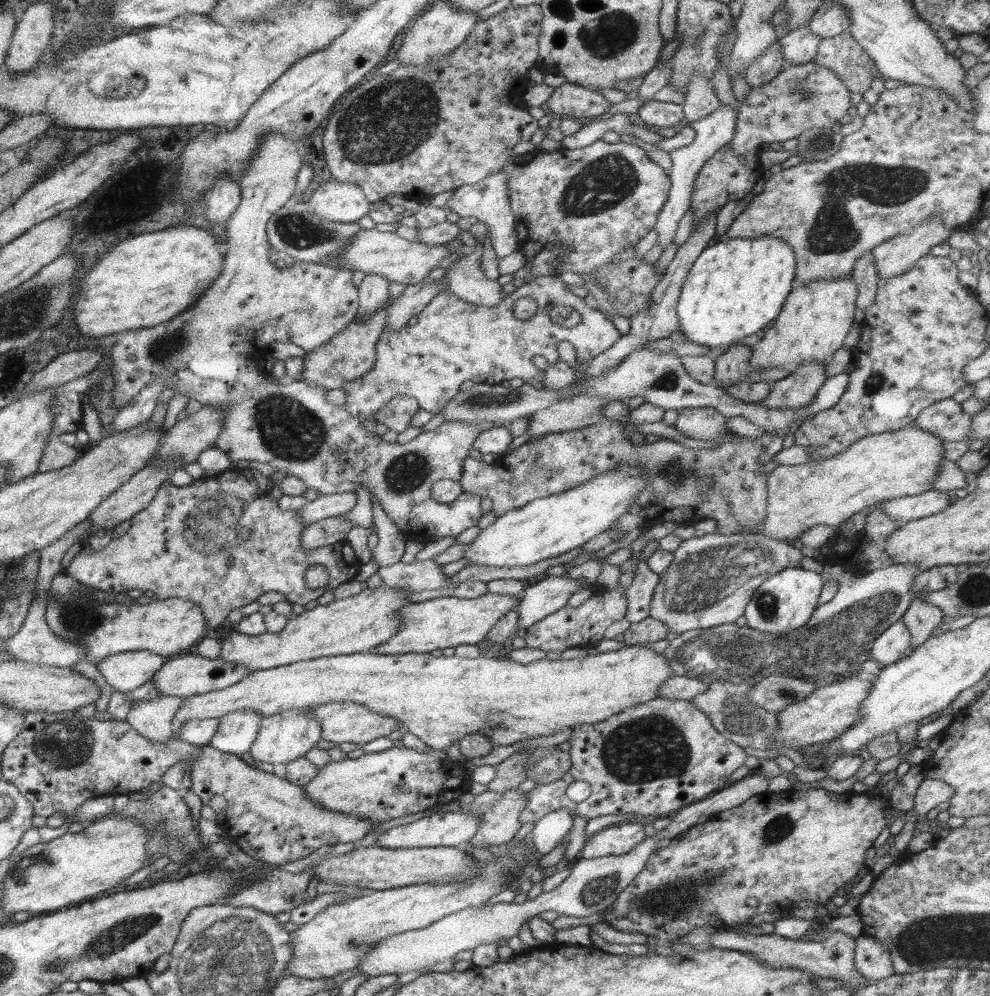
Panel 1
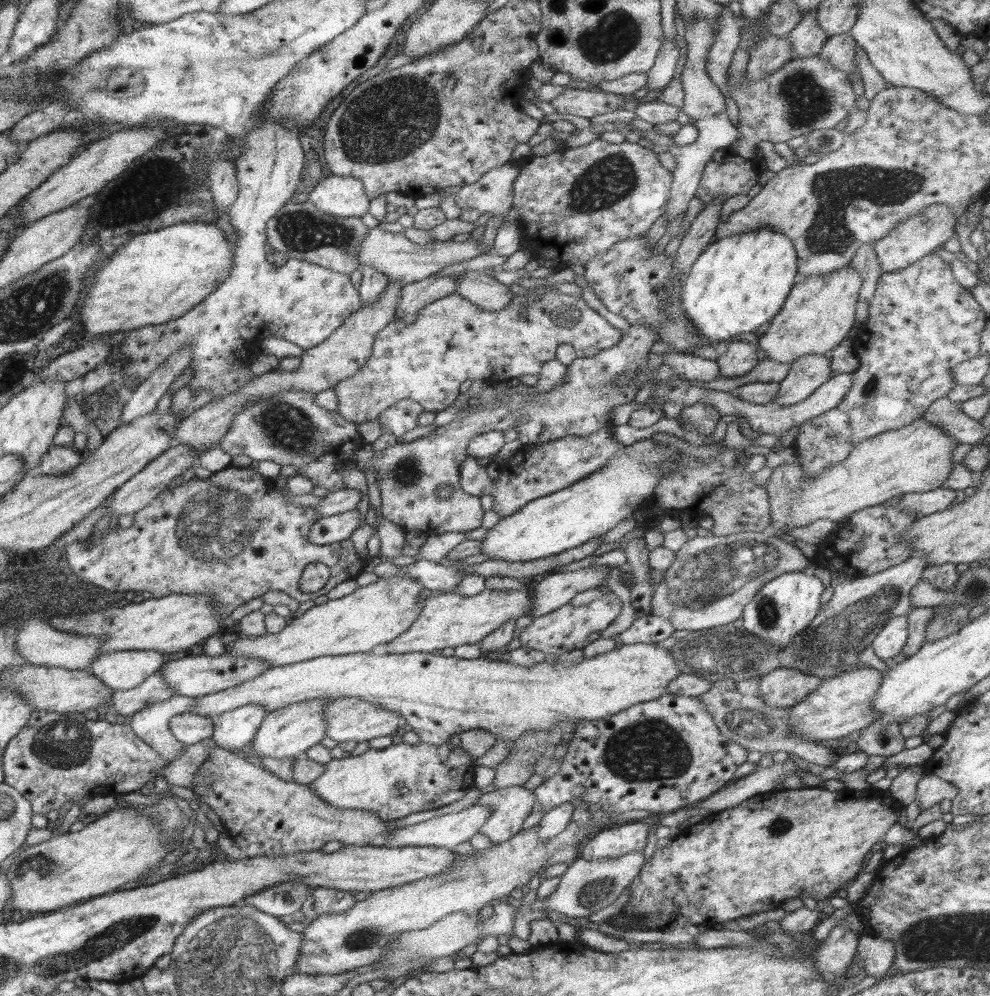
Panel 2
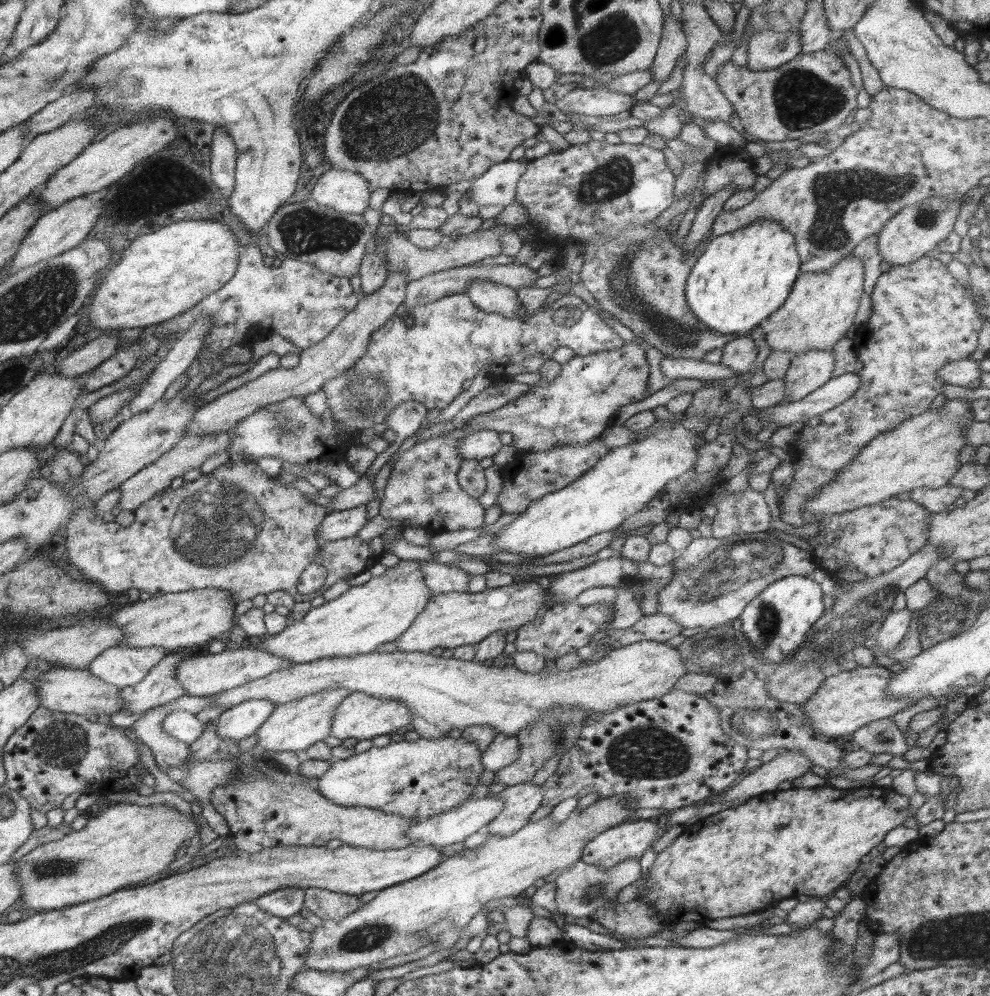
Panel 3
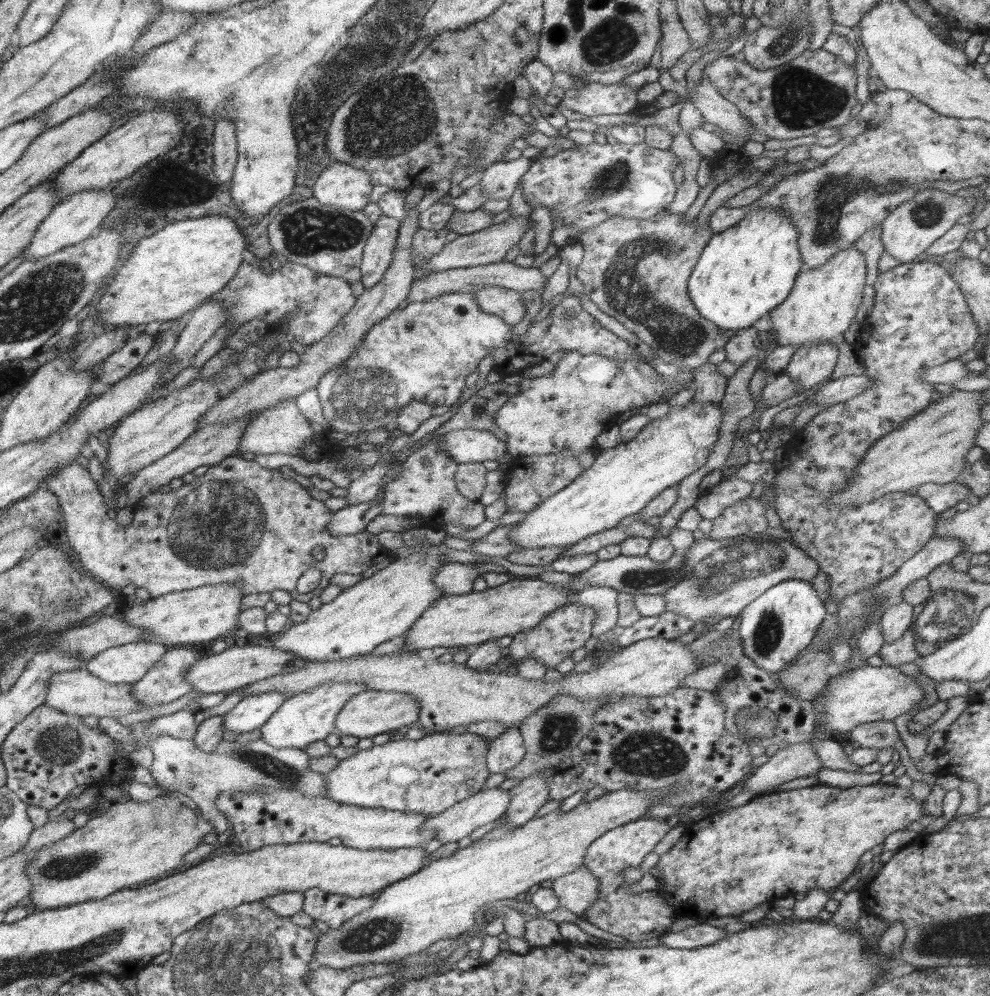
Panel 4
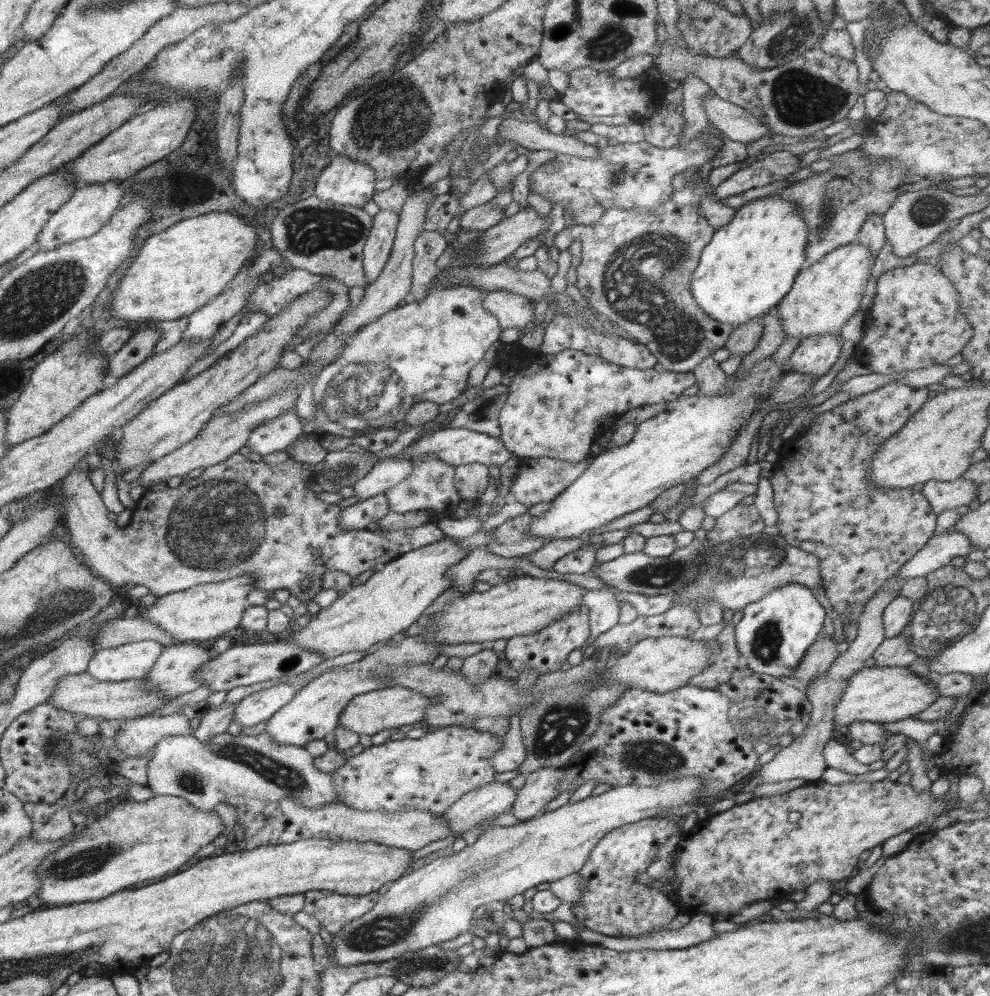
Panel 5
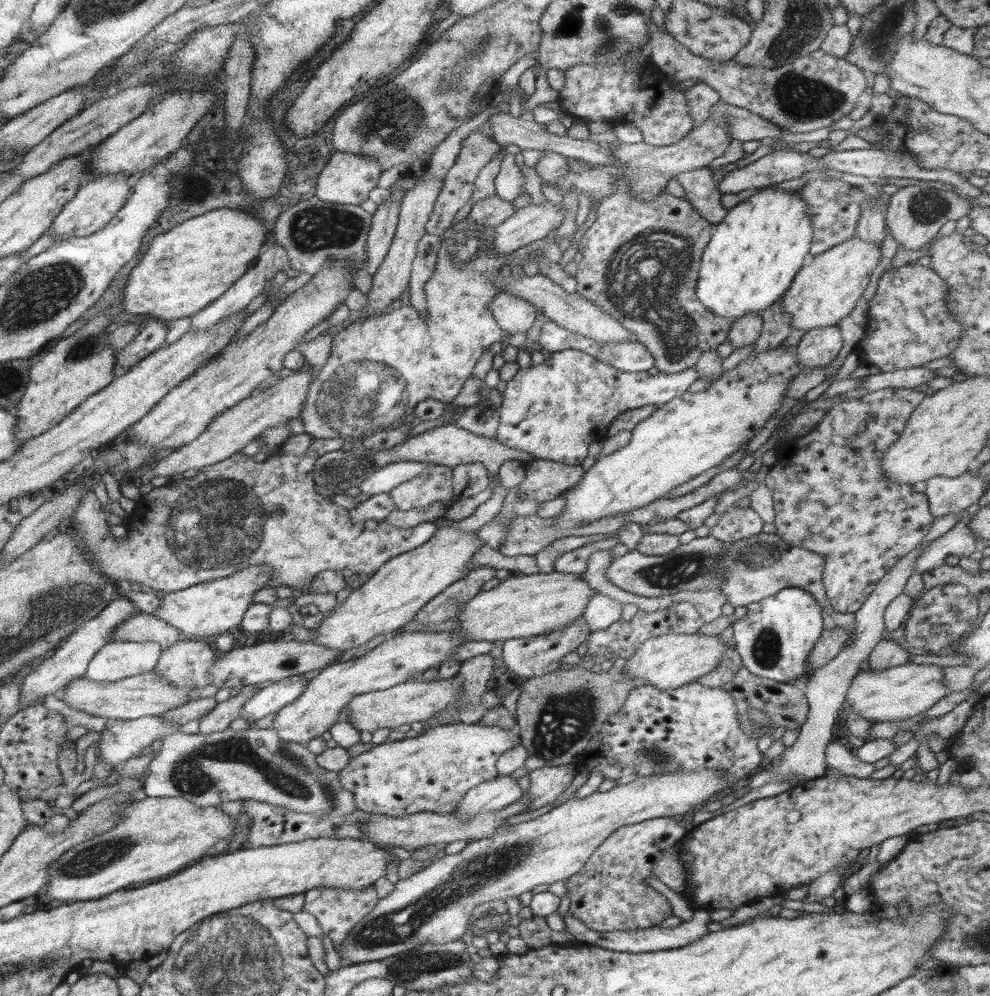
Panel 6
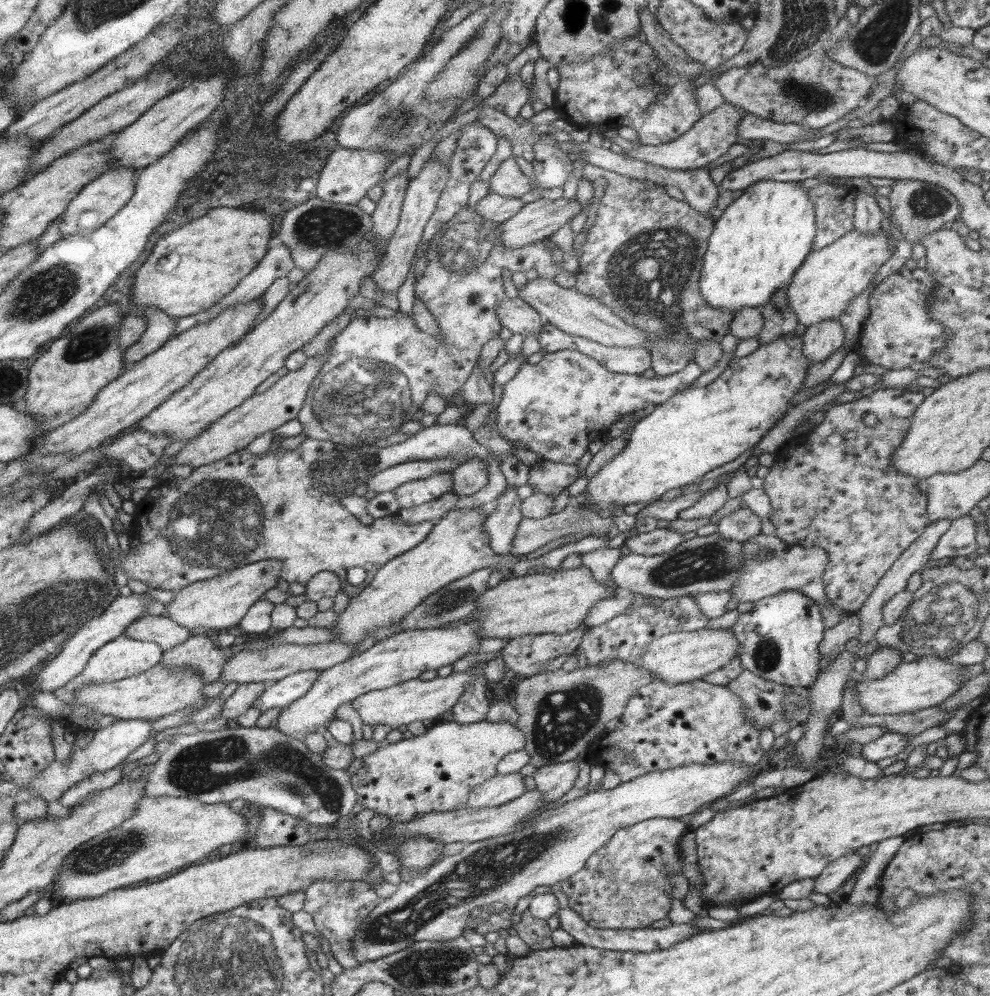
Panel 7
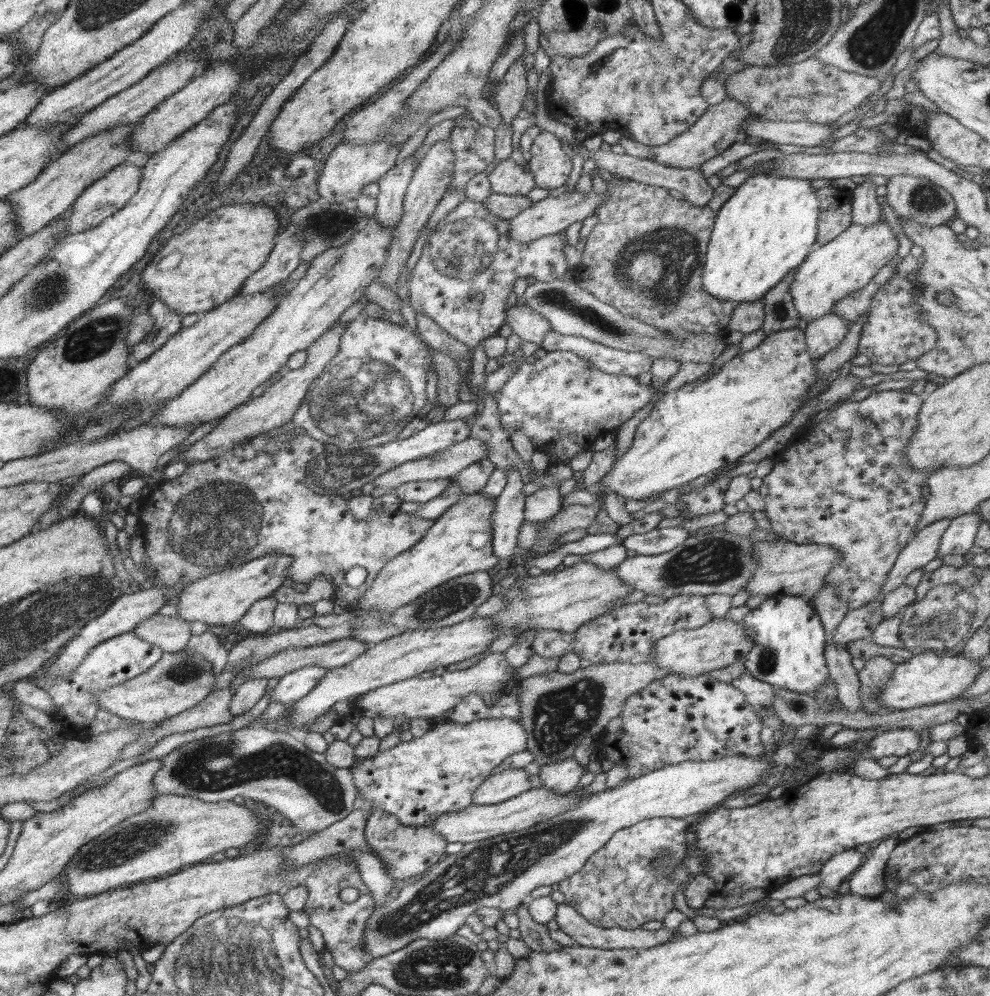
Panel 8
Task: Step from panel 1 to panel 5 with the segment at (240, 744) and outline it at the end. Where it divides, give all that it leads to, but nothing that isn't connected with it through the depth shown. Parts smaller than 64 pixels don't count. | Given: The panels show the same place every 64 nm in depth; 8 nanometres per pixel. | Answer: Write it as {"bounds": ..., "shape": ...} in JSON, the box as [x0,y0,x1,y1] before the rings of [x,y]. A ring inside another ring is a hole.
{"bounds":[232,683,296,732],"shape":[[[289,683],[254,692],[236,704],[232,723],[240,725],[243,732],[260,723],[266,723],[282,706],[288,704],[294,695],[296,688]]]}

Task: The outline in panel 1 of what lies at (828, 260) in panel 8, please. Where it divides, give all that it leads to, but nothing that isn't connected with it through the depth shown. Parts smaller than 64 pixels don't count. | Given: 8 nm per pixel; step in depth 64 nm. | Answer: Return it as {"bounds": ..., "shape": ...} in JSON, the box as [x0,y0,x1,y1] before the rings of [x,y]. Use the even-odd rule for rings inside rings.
{"bounds":[751,278,857,370],"shape":[[[850,278],[795,285],[786,297],[780,314],[761,333],[762,339],[752,347],[751,365],[754,370],[776,366],[790,369],[806,361],[826,363],[832,353],[842,348],[852,328],[857,308],[857,288],[856,282]]]}

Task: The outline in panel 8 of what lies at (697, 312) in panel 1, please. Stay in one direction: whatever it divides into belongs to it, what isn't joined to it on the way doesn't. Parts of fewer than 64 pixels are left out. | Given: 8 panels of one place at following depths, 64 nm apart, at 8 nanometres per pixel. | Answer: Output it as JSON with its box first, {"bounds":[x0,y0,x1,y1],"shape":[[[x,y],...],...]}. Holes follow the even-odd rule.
{"bounds":[702,171,820,302],"shape":[[[756,171],[735,188],[732,198],[720,208],[710,236],[702,269],[702,286],[718,300],[752,302],[762,300],[767,290],[780,283],[792,270],[800,267],[816,247],[820,201],[808,179],[777,177],[768,171]]]}

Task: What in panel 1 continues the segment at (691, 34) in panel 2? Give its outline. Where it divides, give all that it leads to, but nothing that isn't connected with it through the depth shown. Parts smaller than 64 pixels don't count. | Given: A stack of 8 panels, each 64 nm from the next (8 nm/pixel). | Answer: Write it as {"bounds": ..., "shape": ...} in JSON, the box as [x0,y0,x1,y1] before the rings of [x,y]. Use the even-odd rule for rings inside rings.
{"bounds":[683,72,721,122],"shape":[[[692,72],[685,90],[685,103],[683,113],[688,122],[700,121],[721,107],[721,102],[716,97],[712,83],[700,73]]]}

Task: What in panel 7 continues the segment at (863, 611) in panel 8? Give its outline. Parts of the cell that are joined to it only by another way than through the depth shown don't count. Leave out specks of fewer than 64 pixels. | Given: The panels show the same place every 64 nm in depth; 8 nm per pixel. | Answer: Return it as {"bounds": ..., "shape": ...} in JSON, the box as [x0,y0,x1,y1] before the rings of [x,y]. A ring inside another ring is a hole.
{"bounds":[819,612,861,664],"shape":[[[859,612],[847,614],[838,624],[824,631],[822,642],[819,644],[823,664],[828,657],[834,657],[845,650],[844,644],[851,638],[857,638],[861,626]]]}

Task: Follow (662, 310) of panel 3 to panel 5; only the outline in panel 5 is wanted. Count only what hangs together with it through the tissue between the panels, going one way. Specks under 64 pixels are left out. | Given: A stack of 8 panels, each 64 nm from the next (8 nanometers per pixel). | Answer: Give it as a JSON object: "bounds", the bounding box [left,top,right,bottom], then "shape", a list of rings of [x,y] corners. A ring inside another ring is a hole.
{"bounds":[554,198,732,376],"shape":[[[670,198],[670,200],[664,201],[664,204],[656,206],[656,208],[650,210],[650,212],[644,212],[644,214],[634,212],[634,210],[608,208],[608,210],[604,210],[602,218],[598,219],[598,222],[594,222],[592,226],[574,225],[571,228],[564,228],[564,230],[558,232],[556,237],[554,237],[554,246],[561,252],[568,249],[576,240],[582,243],[581,258],[577,260],[574,265],[576,274],[578,275],[576,287],[580,290],[582,296],[588,298],[589,304],[591,304],[601,316],[608,318],[611,322],[616,322],[618,326],[621,326],[624,331],[627,331],[638,343],[642,344],[650,354],[653,354],[657,358],[657,363],[661,364],[665,370],[673,376],[679,372],[694,370],[704,358],[712,355],[718,349],[725,347],[732,332],[730,325],[714,320],[702,310],[702,307],[699,306],[697,300],[694,298],[690,286],[690,281],[692,281],[692,275],[694,275],[698,267],[702,250],[710,243],[714,234],[714,228],[708,224],[706,218],[701,216],[695,208],[691,205],[679,207],[676,202]]]}

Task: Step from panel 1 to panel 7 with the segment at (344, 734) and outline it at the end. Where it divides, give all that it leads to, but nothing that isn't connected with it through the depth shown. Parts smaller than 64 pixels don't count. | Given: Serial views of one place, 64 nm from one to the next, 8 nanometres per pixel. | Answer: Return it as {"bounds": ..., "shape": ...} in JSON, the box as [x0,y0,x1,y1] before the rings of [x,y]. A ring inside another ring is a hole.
{"bounds":[352,671,474,730],"shape":[[[454,671],[450,673],[450,676],[440,677],[438,675],[434,680],[413,679],[396,684],[392,688],[366,692],[352,701],[352,708],[358,712],[363,724],[372,729],[376,728],[378,724],[390,726],[392,730],[417,721],[443,720],[458,703],[458,699],[464,695],[466,689],[470,687],[470,682],[474,681],[474,676],[470,676],[470,674],[470,671]]]}

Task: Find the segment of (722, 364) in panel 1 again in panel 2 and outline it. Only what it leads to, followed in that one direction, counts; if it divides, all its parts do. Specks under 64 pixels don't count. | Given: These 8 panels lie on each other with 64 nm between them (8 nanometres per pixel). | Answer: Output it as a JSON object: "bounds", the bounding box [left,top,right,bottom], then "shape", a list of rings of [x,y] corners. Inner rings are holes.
{"bounds":[715,342,757,378],"shape":[[[732,342],[728,344],[728,350],[719,355],[715,361],[720,369],[720,376],[734,378],[748,374],[757,364],[757,348],[748,342]]]}

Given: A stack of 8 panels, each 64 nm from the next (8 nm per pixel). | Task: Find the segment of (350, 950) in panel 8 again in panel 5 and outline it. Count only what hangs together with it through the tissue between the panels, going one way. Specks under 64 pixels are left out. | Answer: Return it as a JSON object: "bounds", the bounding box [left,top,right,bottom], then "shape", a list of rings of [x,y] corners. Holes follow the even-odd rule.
{"bounds":[305,891,377,936],"shape":[[[332,891],[305,892],[305,907],[332,936],[351,920],[364,916],[376,904],[377,892],[365,895],[343,895]]]}

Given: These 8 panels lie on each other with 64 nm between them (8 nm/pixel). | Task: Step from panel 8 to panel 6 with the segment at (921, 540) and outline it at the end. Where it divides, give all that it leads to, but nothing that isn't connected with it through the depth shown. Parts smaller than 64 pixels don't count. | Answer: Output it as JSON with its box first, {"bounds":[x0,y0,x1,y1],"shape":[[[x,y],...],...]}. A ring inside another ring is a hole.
{"bounds":[767,514,959,781],"shape":[[[945,514],[934,519],[928,534],[923,541],[910,552],[907,552],[898,562],[877,582],[874,590],[866,597],[862,606],[855,612],[855,638],[852,644],[845,646],[830,662],[811,672],[808,680],[802,684],[803,694],[809,705],[806,722],[800,728],[800,736],[792,746],[786,750],[777,760],[774,760],[767,770],[777,772],[784,777],[787,774],[797,774],[804,781],[826,776],[828,771],[825,749],[834,740],[834,725],[840,723],[839,714],[850,684],[859,673],[859,666],[864,660],[870,658],[870,654],[876,645],[883,639],[885,622],[883,619],[887,606],[899,594],[903,593],[907,580],[914,573],[915,560],[927,550],[929,544],[939,536],[946,534],[959,520],[958,514]]]}

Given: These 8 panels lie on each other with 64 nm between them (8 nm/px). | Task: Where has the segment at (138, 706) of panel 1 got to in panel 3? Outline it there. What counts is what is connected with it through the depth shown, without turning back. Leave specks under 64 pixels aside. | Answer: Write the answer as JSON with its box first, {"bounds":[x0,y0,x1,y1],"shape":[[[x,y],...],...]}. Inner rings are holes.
{"bounds":[131,695,210,775],"shape":[[[185,695],[172,700],[168,705],[144,712],[140,719],[132,724],[131,730],[134,730],[138,739],[151,750],[161,772],[168,775],[171,768],[183,768],[186,759],[190,757],[189,745],[164,731],[164,718],[172,712],[185,711],[197,714],[208,705],[210,697]]]}

